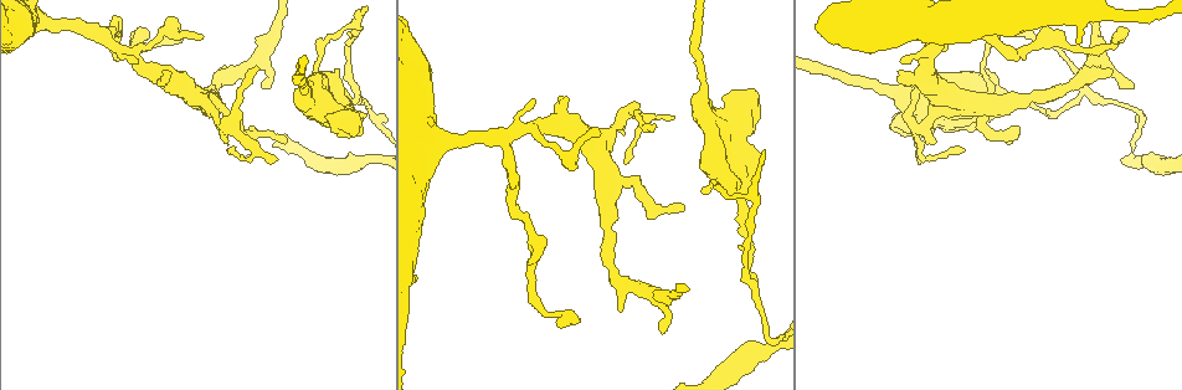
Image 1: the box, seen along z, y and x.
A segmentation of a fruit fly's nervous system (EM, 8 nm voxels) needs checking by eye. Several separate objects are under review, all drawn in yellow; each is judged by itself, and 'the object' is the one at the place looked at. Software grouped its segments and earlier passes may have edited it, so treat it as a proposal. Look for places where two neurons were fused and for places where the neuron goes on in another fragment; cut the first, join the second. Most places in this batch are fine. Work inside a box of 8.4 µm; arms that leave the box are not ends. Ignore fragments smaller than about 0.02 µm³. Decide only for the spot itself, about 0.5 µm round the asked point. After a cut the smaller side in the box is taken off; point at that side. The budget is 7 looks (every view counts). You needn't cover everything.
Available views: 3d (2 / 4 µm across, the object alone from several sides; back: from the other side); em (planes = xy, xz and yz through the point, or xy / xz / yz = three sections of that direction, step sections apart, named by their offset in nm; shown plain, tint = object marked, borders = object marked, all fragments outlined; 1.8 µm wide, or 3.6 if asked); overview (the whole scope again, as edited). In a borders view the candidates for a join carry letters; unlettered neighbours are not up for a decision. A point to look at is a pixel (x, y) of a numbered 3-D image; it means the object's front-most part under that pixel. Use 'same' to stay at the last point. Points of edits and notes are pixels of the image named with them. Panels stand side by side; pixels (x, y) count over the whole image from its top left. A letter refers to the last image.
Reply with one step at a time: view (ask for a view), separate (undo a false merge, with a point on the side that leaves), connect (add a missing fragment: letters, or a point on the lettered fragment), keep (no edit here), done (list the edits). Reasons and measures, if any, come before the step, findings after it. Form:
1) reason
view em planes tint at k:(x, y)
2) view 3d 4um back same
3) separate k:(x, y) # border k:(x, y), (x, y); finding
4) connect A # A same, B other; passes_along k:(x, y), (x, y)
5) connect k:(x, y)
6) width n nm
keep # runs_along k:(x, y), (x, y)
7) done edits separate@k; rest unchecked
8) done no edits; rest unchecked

three-way junction
view 3d 2um at 1:(358, 92)

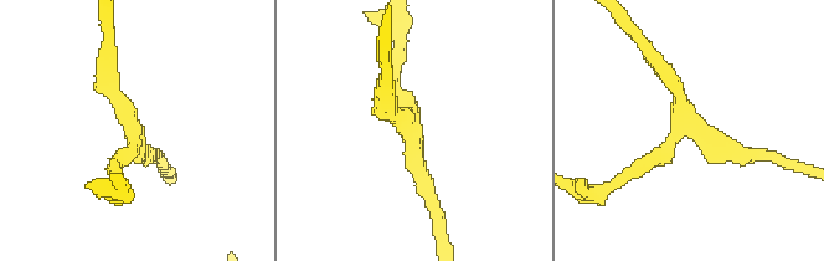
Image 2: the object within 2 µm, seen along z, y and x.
arms 3
view em xy step 8 tint at 2:(412, 117)

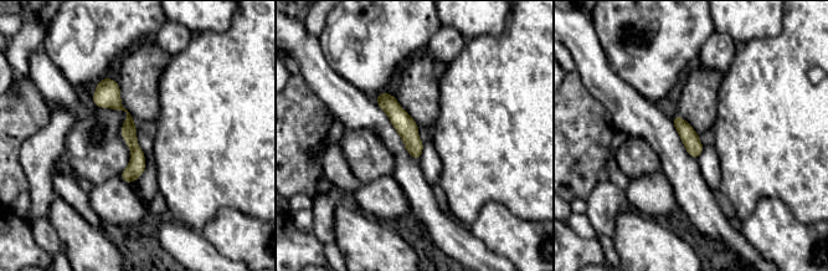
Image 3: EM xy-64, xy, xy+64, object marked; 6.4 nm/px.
view em planes borders same

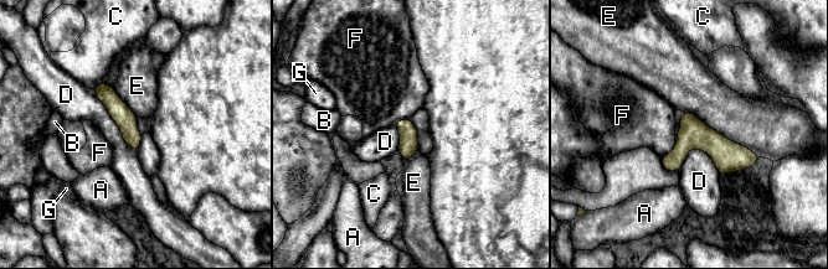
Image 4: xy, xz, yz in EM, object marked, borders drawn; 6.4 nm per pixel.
longest_contact E 600 nm
keep # A other, B other, C other, D other, E other, F other, G other; runs_along 4:(754, 159), (688, 143), (664, 160); one neuron here

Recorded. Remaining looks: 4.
branch stops here
view em xz step 16 borders at 1:(200, 37)

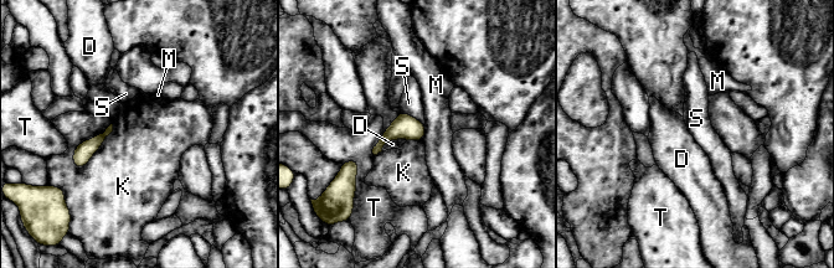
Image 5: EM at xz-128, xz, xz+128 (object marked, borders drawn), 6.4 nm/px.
view em planes borders same

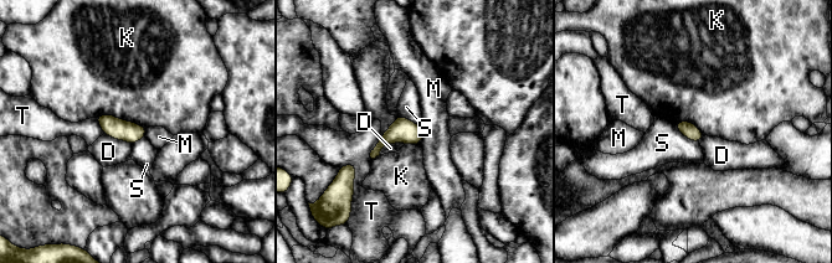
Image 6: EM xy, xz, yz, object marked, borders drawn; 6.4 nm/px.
keep # D other, K other, M other, S other, T other; border 6:(673, 124), (686, 137), (698, 143); none of them fits

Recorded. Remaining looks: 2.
an open end
view 3d 2um back at 1:(890, 127)

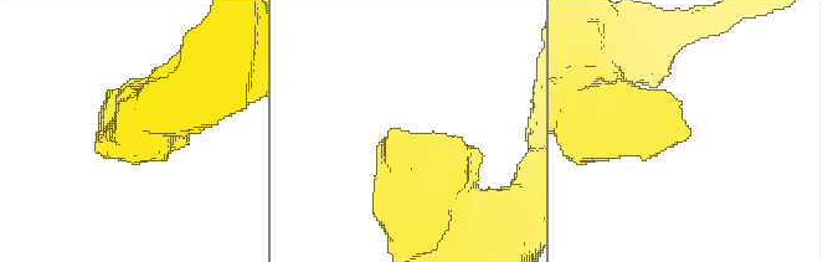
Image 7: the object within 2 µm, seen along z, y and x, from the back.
view em planes borders at 7:(395, 131)

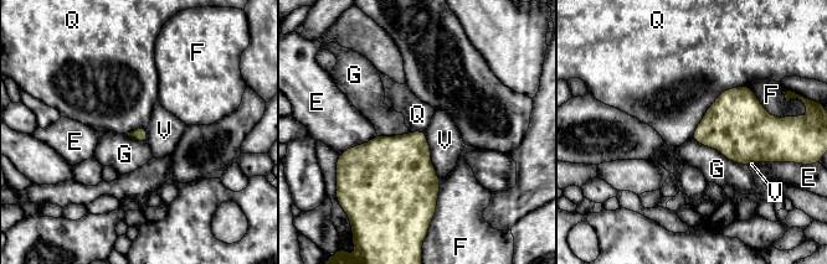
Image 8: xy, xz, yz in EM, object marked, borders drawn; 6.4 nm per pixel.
keep # E other, F other, G other, Q other, V other; border 8:(746, 84), (724, 89), (691, 136); no lettered fragment goes on from it

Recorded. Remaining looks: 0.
done no edits; rest unchecked

